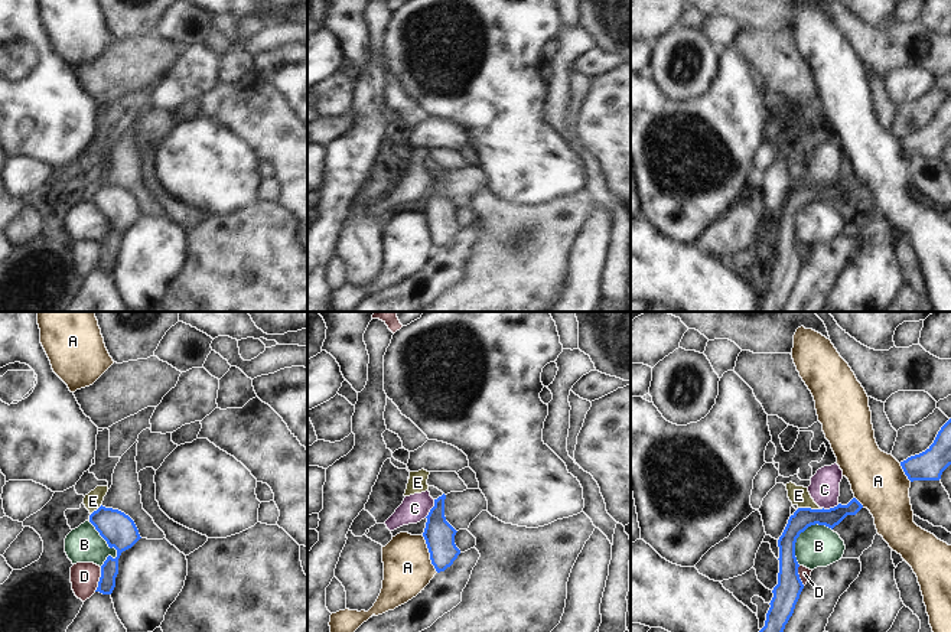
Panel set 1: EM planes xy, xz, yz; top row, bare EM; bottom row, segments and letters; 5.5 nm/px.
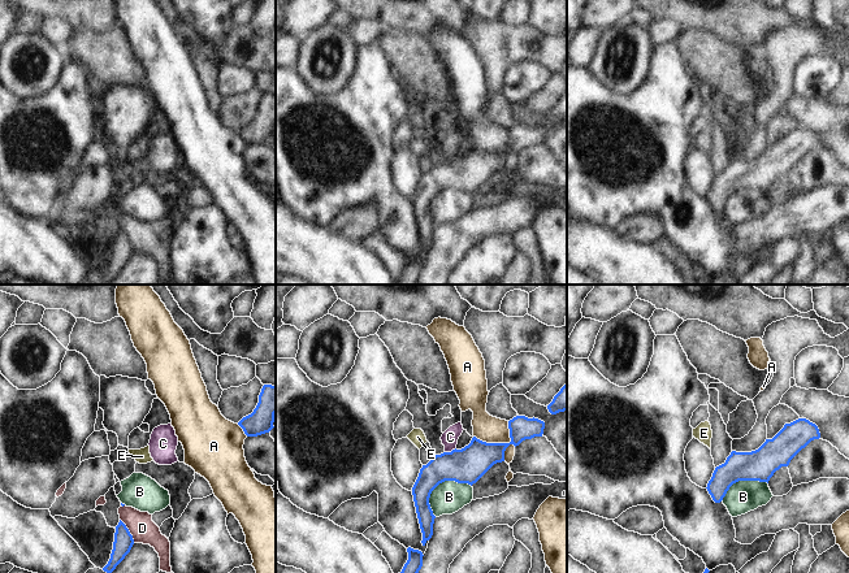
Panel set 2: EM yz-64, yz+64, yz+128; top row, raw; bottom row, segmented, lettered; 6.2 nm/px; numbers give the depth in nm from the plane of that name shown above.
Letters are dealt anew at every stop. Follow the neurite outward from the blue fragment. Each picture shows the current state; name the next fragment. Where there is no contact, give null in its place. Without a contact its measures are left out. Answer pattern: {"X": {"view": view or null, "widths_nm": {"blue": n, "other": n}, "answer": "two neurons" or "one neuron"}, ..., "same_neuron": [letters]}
{"A": {"view": "xz", "widths_nm": {"blue": 170, "other": 280}, "answer": "two neurons"}, "B": {"view": "yz", "widths_nm": {"blue": 120, "other": 240}, "answer": "two neurons"}, "C": {"view": "xz", "widths_nm": {"blue": 170, "other": 150}, "answer": "two neurons"}, "D": {"view": "xy", "widths_nm": {"blue": 120, "other": 160}, "answer": "two neurons"}, "E": {"view": "yz", "widths_nm": {"blue": 120, "other": 110}, "answer": "two neurons"}, "same_neuron": []}

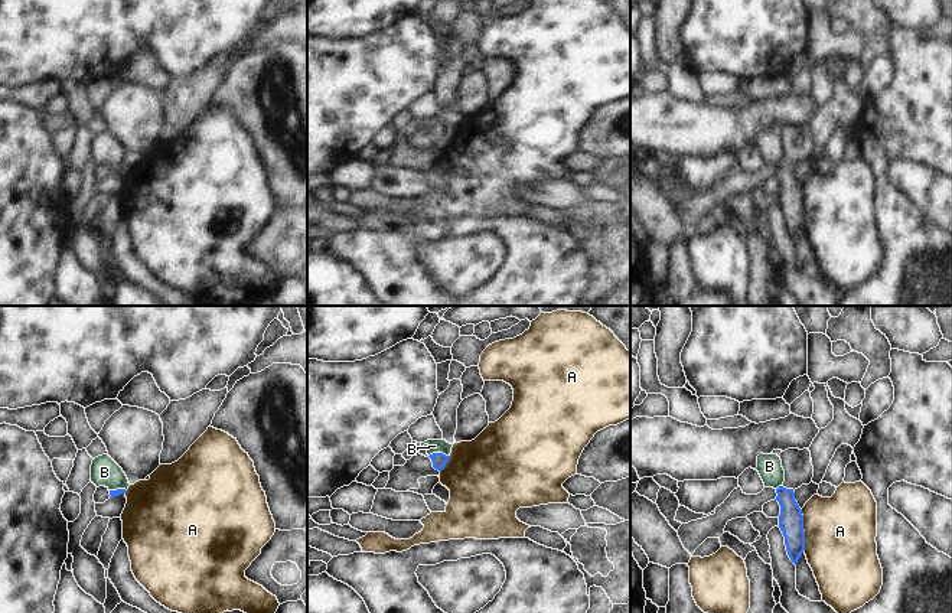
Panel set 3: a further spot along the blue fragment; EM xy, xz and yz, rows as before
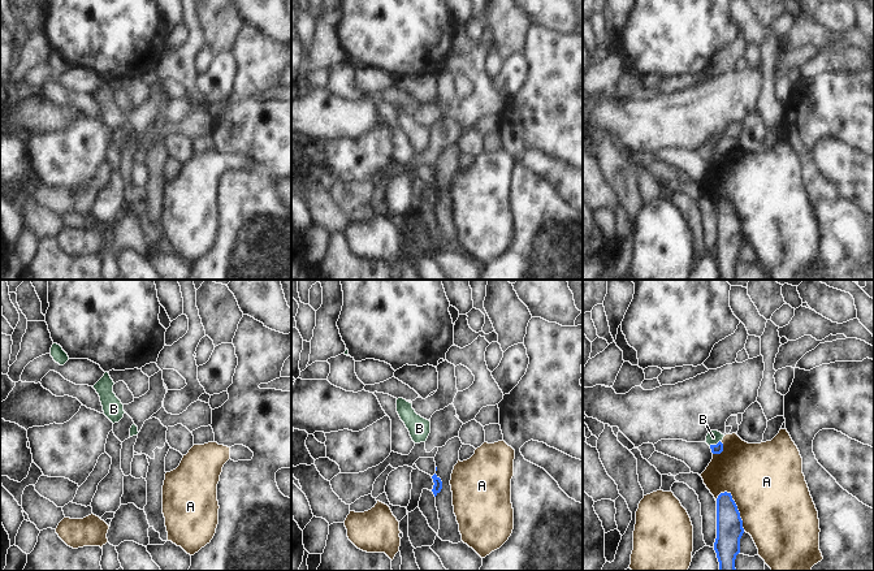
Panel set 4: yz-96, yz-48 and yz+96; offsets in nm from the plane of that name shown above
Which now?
{"A": {"view": "yz", "widths_nm": {"blue": 140, "other": 400}, "answer": "two neurons"}, "B": {"view": "xz", "widths_nm": {"blue": 80, "other": 80}, "answer": "one neuron"}, "same_neuron": ["B"]}

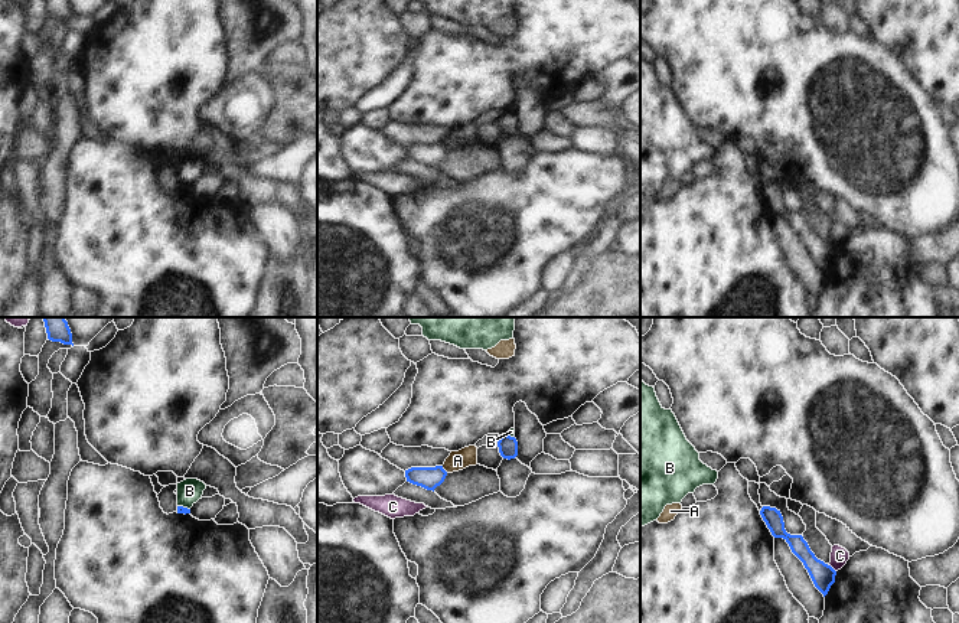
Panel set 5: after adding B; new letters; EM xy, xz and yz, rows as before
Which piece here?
{"A": {"view": "xz", "widths_nm": {"blue": 130, "other": 110}, "answer": "two neurons"}, "B": {"view": "xy", "widths_nm": {"blue": 50, "other": 140}, "answer": "two neurons"}, "C": {"view": "yz", "widths_nm": {"blue": 130, "other": 100}, "answer": "two neurons"}, "same_neuron": []}

